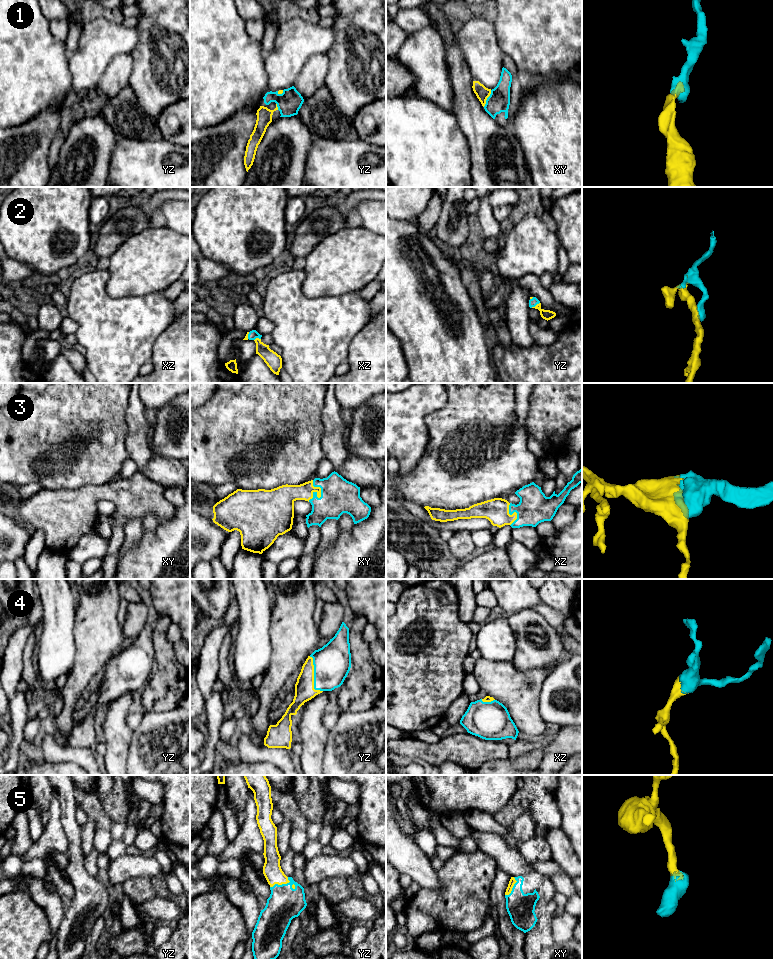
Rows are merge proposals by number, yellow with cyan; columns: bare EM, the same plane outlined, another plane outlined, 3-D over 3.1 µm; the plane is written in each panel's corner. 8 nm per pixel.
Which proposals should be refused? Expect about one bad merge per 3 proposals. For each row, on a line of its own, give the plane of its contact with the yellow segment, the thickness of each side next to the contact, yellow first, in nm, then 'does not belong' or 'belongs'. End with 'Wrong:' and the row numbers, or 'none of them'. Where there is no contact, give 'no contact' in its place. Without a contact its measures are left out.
1: contact in xy; calibres 110 and 180 nm; belongs
2: contact in yz; calibres 80 and 70 nm; belongs
3: contact in xy; calibres 140 and 280 nm; belongs
4: contact in yz; calibres 160 and 300 nm; belongs
5: contact in yz; calibres 150 and 280 nm; belongs
Wrong: none of them

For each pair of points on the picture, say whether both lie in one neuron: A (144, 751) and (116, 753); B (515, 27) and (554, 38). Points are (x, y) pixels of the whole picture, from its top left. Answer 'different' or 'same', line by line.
A: different
B: same

